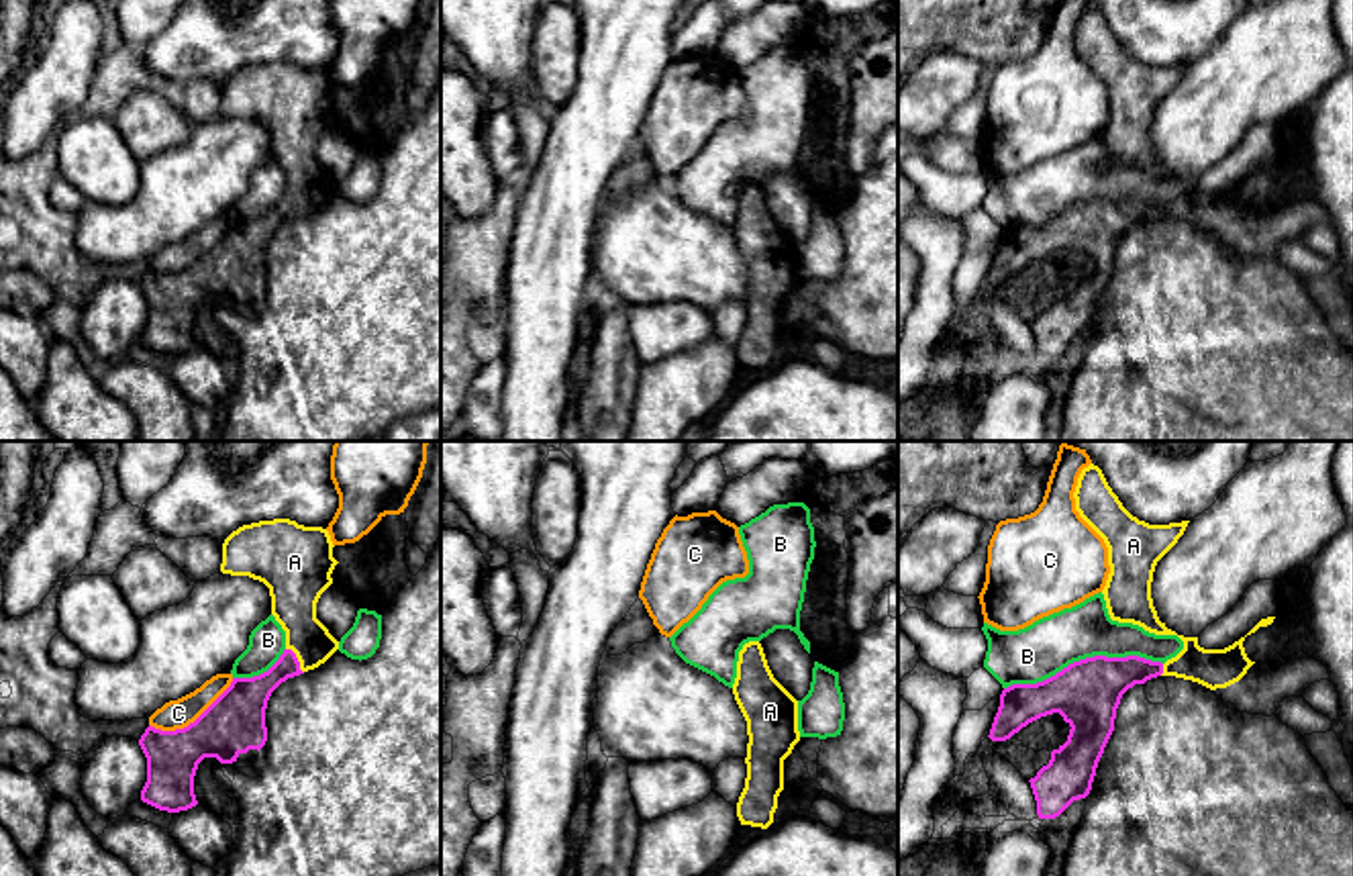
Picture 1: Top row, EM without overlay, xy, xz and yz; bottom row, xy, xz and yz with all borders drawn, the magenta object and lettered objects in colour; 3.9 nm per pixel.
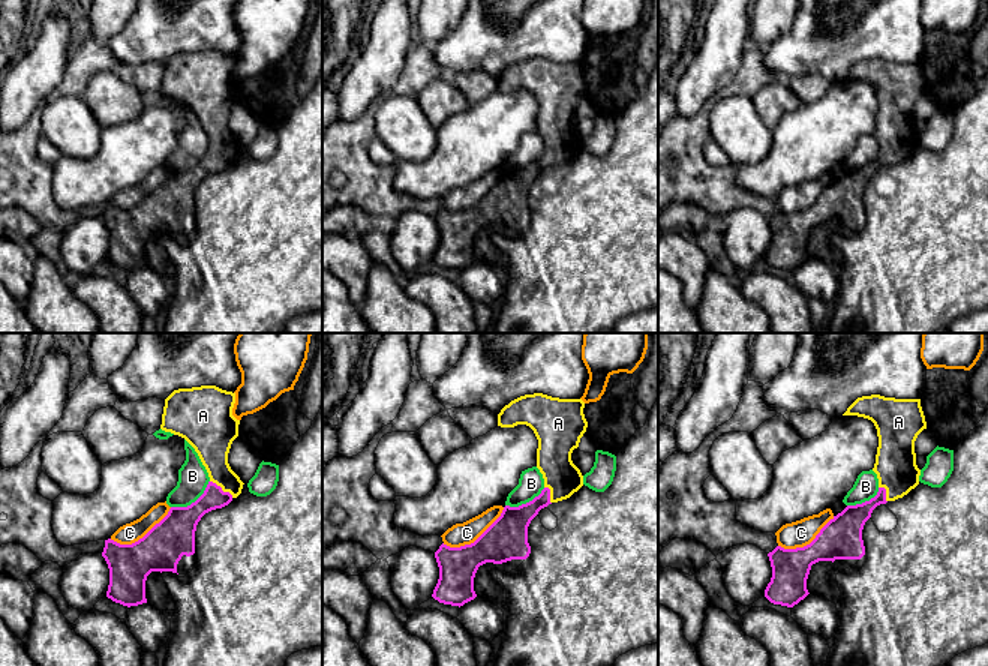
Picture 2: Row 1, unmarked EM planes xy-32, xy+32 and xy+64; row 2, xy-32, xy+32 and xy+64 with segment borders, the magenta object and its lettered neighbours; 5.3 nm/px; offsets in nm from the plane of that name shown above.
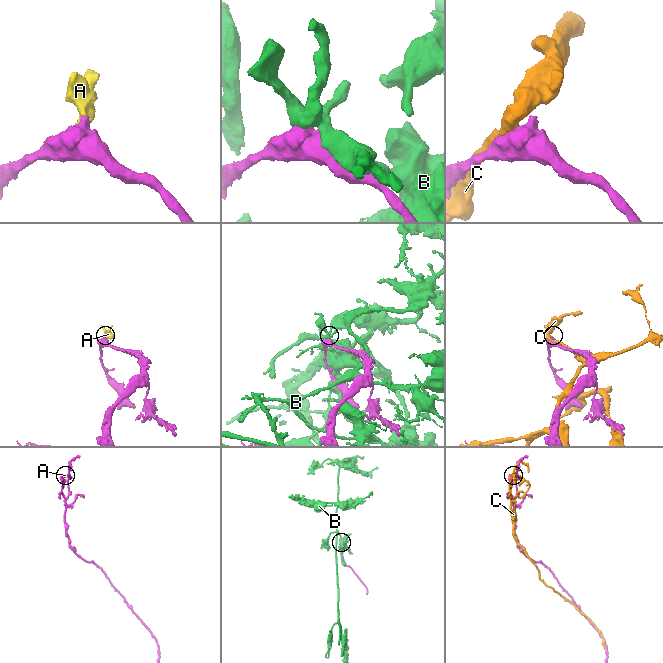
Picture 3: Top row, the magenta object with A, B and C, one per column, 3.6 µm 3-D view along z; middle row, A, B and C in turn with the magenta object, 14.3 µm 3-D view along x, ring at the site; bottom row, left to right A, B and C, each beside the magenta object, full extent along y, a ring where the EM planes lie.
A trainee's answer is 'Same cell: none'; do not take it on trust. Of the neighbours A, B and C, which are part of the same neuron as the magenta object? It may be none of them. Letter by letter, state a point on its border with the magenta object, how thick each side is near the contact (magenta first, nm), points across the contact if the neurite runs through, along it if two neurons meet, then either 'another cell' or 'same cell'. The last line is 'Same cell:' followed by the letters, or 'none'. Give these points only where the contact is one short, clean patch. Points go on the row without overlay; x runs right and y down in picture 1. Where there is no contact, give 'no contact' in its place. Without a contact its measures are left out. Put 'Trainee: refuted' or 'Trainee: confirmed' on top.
Trainee: refuted
A: meets magenta in xy at (296, 203); 160 nm thick on the magenta side, 180 nm on the other; runs through xy (247, 241), (296, 203), (294, 139); same cell
B: meets magenta in yz at (1082, 203); 260 nm thick on the magenta side, 220 nm on the other; another cell
C: meets magenta in xy at (194, 264); 240 nm thick on the magenta side, 110 nm on the other; another cell
Same cell: A

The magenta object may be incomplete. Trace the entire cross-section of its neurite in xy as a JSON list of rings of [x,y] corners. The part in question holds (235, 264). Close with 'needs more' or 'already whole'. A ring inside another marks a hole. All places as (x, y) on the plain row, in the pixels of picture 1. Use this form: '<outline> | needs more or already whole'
[[[290,61],[259,63],[233,74],[222,86],[220,114],[263,125],[271,157],[286,174],[286,192],[263,216],[233,221],[231,229],[188,270],[147,270],[139,288],[147,300],[141,343],[167,355],[198,347],[194,319],[204,300],[233,306],[267,284],[265,251],[288,221],[324,206],[339,184],[316,161],[316,145],[333,127],[333,84],[322,69]]] | needs more

